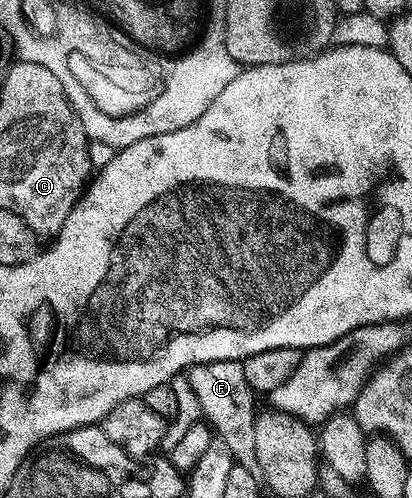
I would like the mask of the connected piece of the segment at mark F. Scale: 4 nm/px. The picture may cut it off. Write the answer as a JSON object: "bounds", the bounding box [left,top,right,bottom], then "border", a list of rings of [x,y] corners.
{"bounds":[186,361,258,471],"border":[[[243,361],[203,362],[191,367],[186,377],[190,388],[194,388],[194,396],[198,396],[200,413],[212,427],[212,433],[230,452],[235,465],[247,470],[258,471],[258,452],[254,452],[254,424],[258,417],[252,411],[254,392],[250,384],[246,384]]]}

